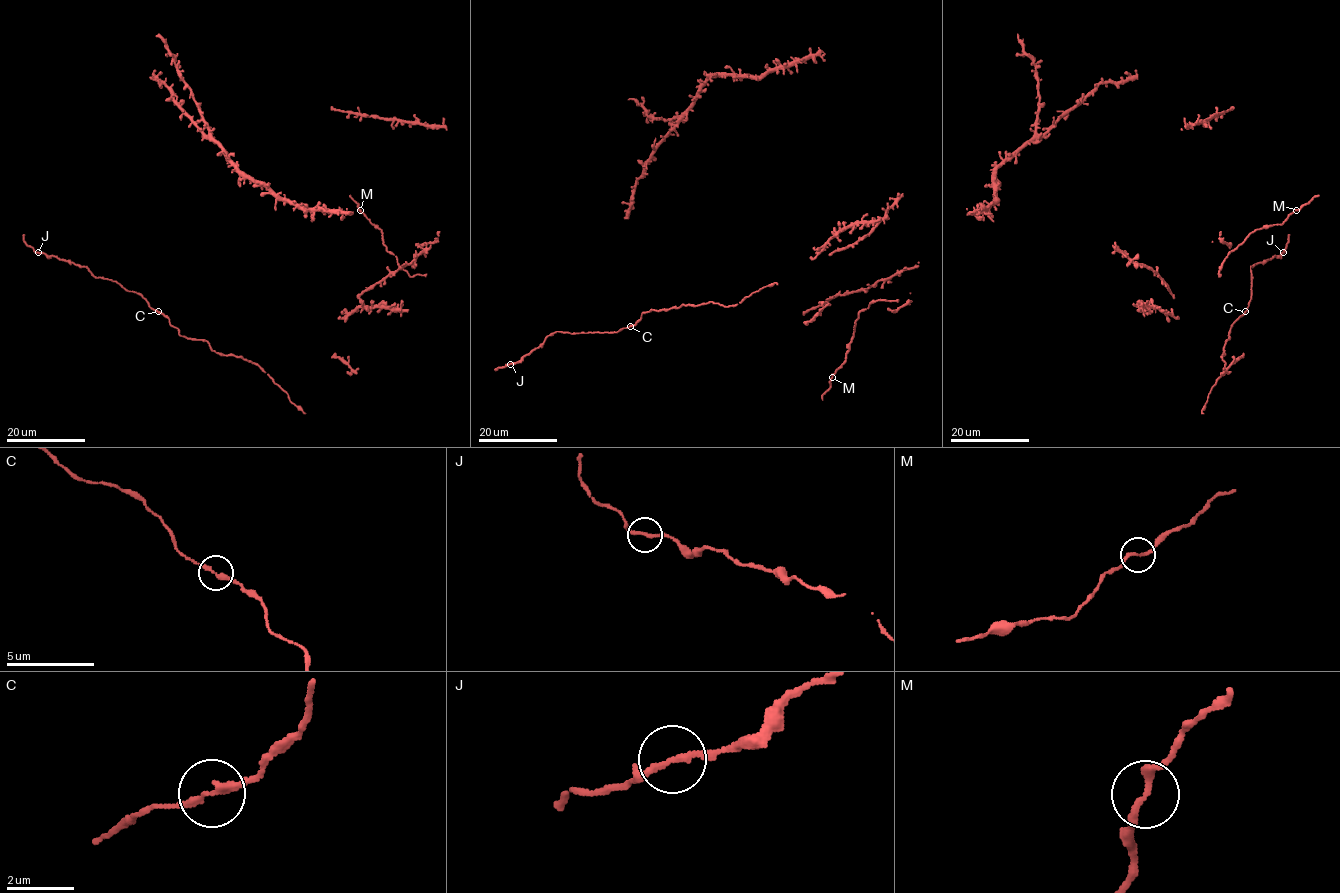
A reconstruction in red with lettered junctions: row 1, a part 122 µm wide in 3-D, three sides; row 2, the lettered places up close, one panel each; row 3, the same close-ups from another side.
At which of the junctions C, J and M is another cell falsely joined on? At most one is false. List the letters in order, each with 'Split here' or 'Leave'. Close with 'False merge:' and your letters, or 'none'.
C: Leave
J: Leave
M: Leave
False merge: none

